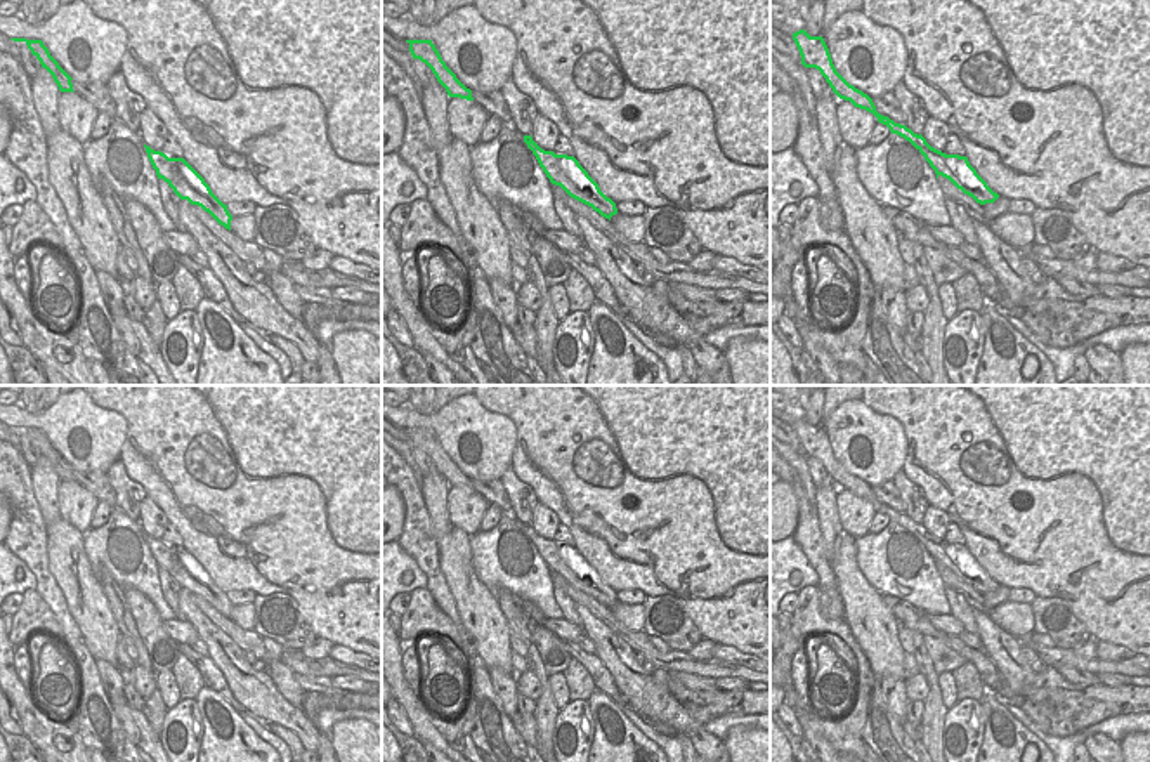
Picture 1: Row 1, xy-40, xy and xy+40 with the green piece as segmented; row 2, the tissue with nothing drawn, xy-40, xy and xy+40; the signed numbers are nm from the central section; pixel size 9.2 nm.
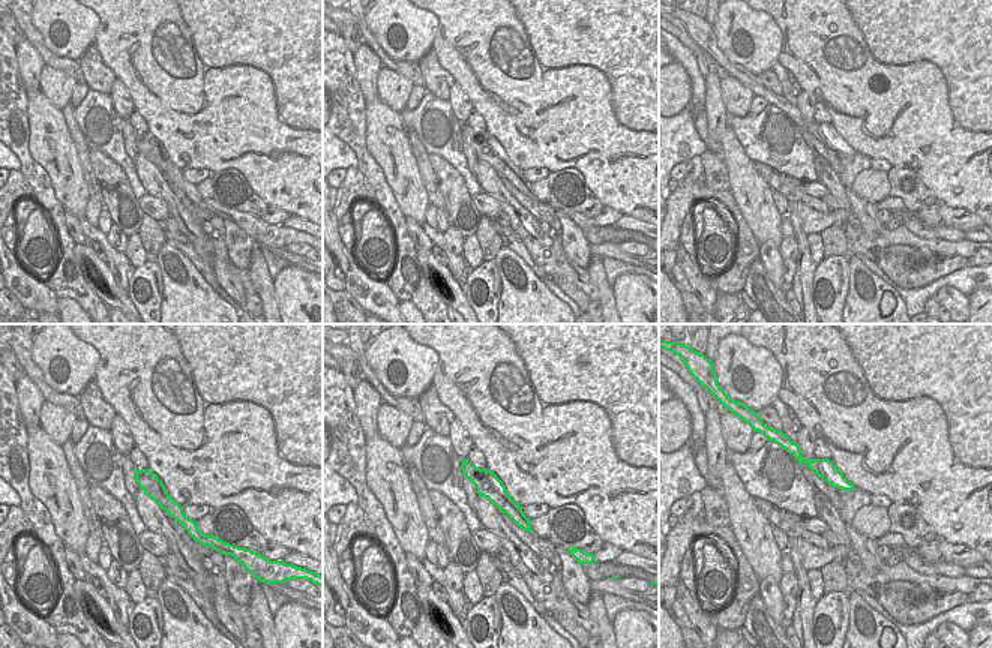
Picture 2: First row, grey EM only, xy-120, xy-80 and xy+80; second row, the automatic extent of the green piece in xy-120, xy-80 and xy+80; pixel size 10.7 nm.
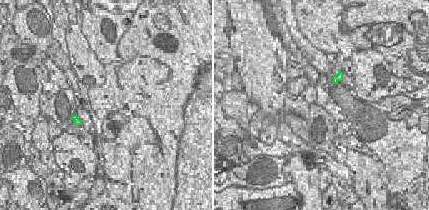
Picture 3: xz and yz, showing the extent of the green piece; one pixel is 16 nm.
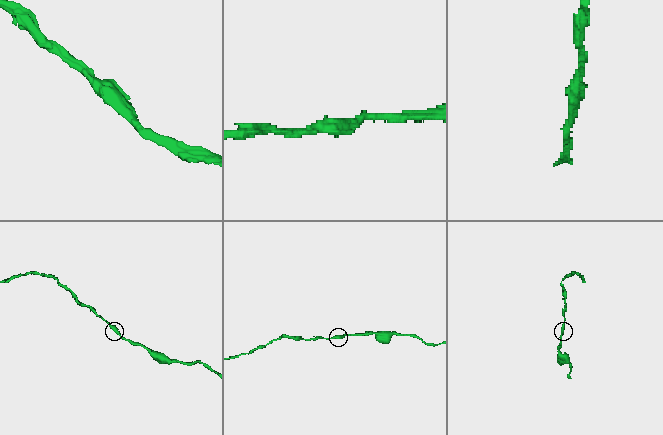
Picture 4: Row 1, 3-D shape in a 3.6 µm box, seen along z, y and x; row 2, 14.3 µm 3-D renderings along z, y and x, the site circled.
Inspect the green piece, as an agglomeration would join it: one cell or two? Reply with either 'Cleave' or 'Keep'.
Keep

